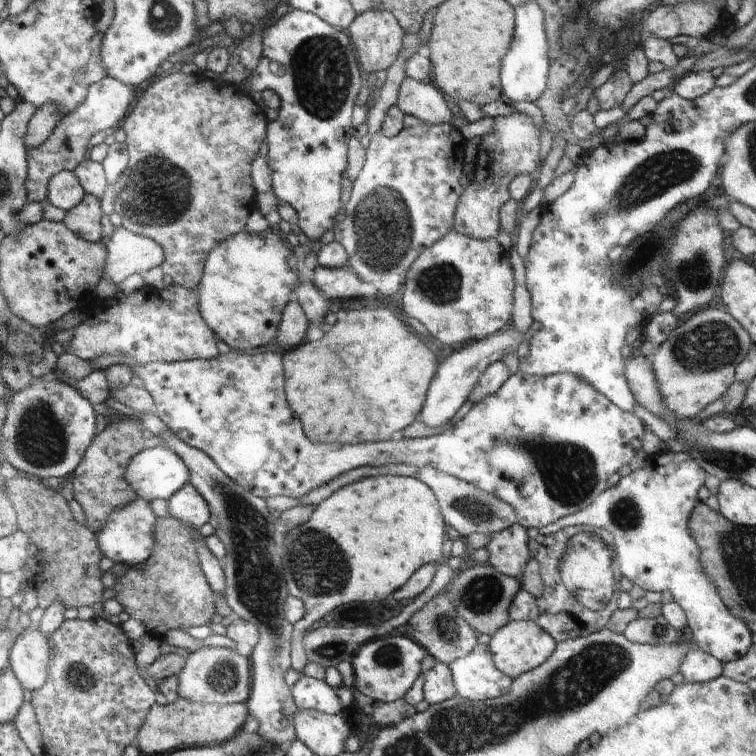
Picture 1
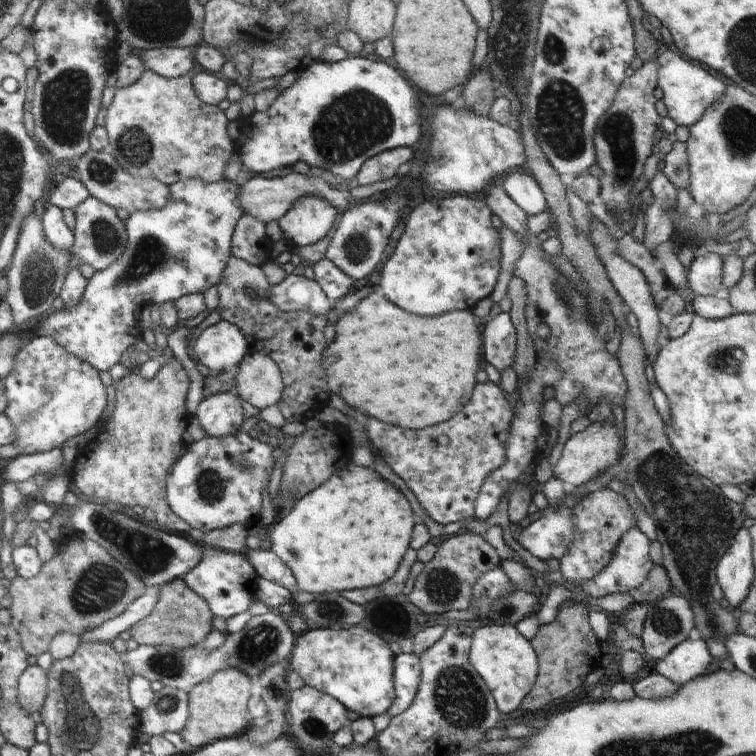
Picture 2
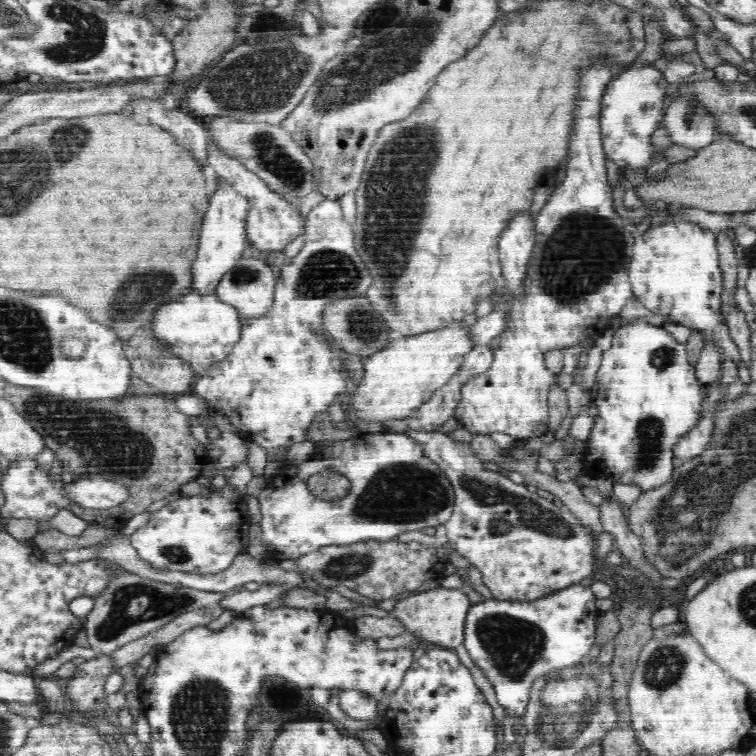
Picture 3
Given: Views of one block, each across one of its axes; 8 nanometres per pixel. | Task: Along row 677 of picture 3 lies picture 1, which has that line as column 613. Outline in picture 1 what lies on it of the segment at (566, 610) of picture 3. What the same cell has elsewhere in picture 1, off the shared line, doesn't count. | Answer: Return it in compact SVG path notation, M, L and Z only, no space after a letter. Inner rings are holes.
M674 451L654 453L646 458L645 467L621 477L616 486L604 490L586 509L560 518L551 525L539 528L539 531L544 535L551 535L566 526L576 526L576 524L608 530L614 540L610 549L612 556L616 557L616 562L618 562L618 566L615 566L618 577L626 576L634 586L638 586L642 590L661 593L668 590L672 594L673 601L684 610L688 630L692 632L692 638L699 644L699 649L725 663L746 656L748 649L753 644L753 632L743 619L731 613L723 598L720 598L715 583L703 570L699 545L690 531L691 514L694 512L696 500L698 500L700 482L704 484L704 476L706 474L700 463L692 460L688 453Z

